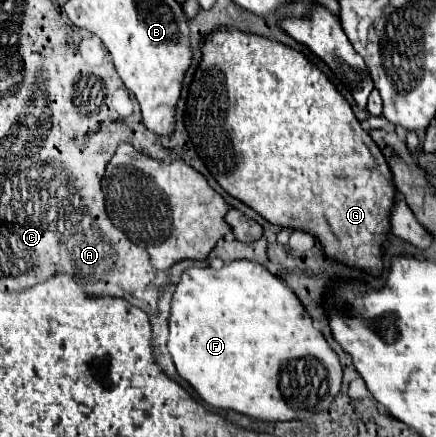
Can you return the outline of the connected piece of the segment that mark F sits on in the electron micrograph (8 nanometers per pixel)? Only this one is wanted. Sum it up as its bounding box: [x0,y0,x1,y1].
[169,261,341,421]

